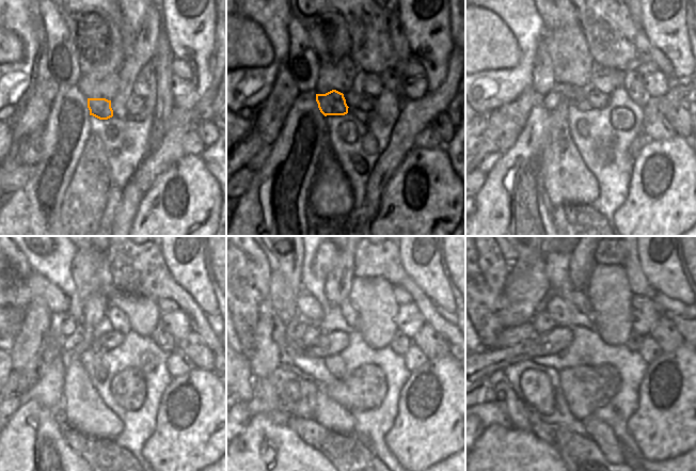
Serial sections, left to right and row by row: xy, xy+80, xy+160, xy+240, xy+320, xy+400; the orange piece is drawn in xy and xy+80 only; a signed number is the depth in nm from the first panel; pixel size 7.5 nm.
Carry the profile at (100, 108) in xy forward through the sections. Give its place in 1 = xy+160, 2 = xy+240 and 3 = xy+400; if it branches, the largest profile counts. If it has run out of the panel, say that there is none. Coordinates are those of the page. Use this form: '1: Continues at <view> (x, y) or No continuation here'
1: Continues at xy+160 (568, 93)
2: Continues at xy+240 (95, 307)
3: Continues at xy+400 (582, 262).

